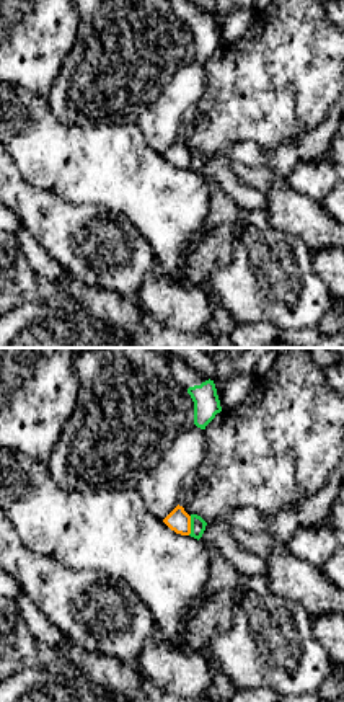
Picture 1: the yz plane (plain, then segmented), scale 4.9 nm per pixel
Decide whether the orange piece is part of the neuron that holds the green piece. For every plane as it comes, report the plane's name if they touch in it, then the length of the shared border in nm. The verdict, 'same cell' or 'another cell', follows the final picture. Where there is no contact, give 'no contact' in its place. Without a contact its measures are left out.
yz | 100 nm

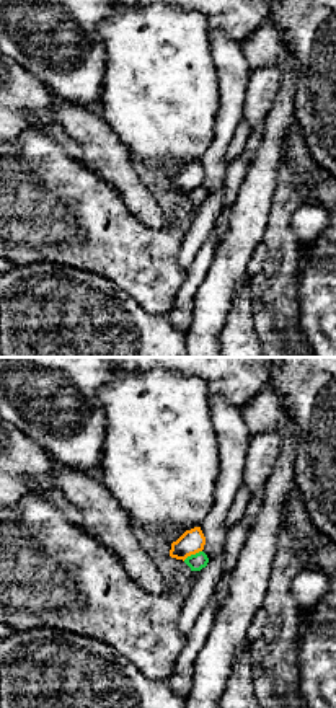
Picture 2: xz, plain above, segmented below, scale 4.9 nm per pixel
xz | 110 nm

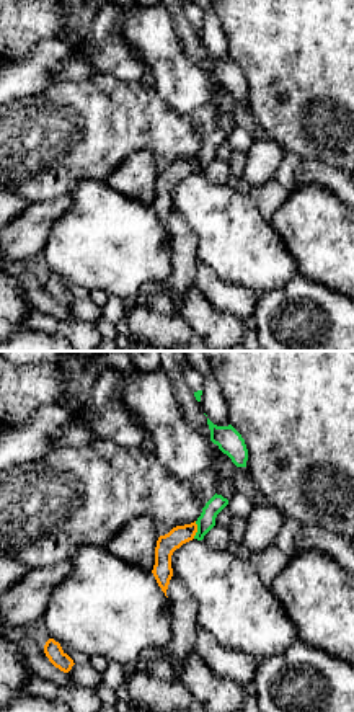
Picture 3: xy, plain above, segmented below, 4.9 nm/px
xy | 90 nm

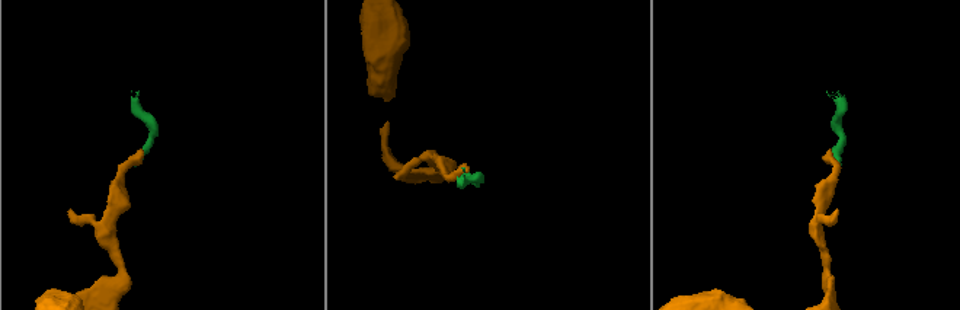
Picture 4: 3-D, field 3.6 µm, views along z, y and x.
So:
another cell

